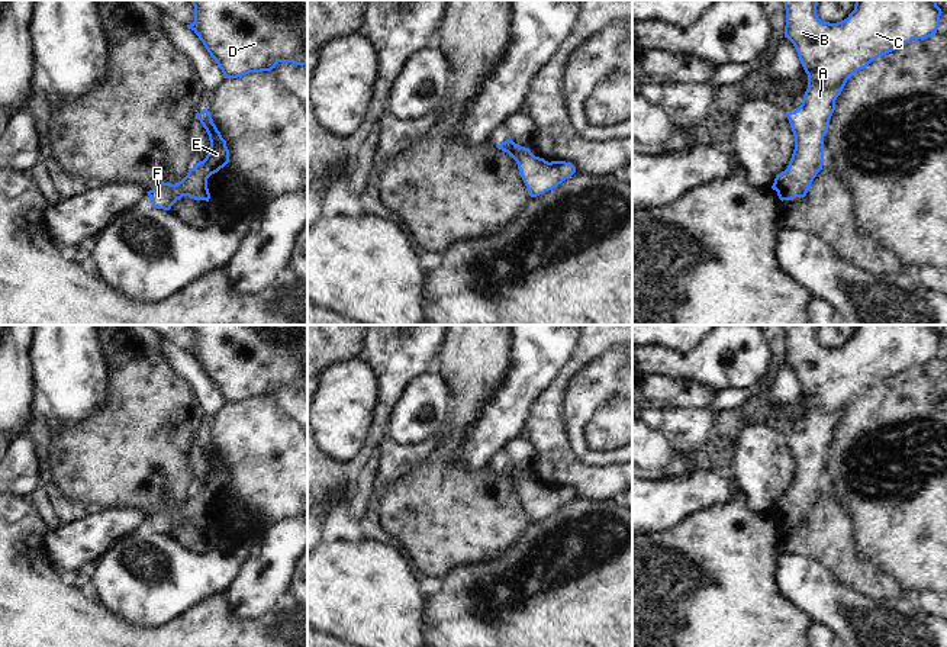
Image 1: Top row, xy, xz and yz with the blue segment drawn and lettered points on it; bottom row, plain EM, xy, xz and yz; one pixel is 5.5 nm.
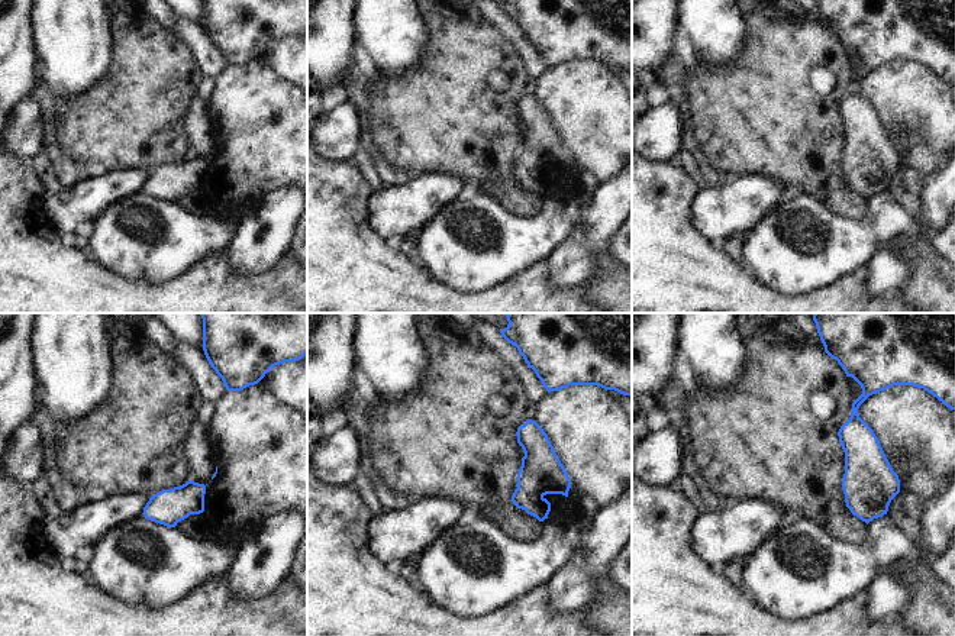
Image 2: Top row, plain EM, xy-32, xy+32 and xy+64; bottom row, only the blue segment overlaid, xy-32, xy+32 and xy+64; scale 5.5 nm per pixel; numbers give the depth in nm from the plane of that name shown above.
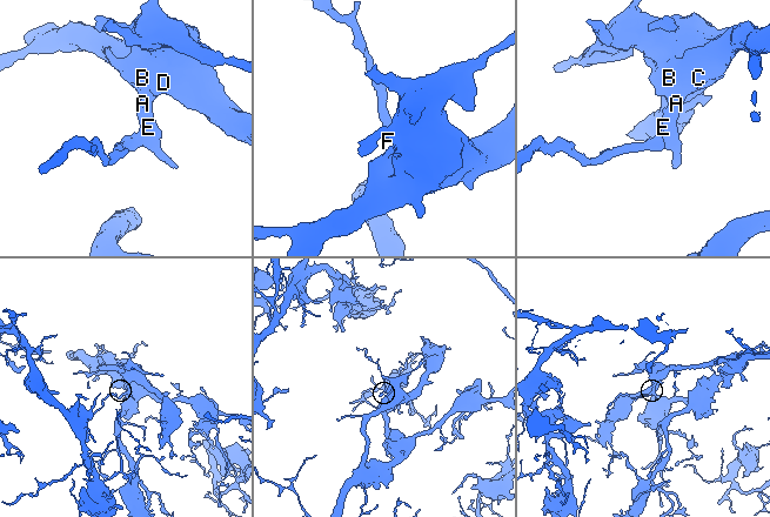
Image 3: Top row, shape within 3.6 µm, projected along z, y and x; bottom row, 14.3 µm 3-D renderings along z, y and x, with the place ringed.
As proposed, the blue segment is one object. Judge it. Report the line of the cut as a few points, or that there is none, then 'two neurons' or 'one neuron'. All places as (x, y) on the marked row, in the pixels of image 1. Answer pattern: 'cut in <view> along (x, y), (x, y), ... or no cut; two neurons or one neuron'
no cut; one neuron

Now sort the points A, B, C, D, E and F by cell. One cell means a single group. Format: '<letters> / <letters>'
A B C D E F

